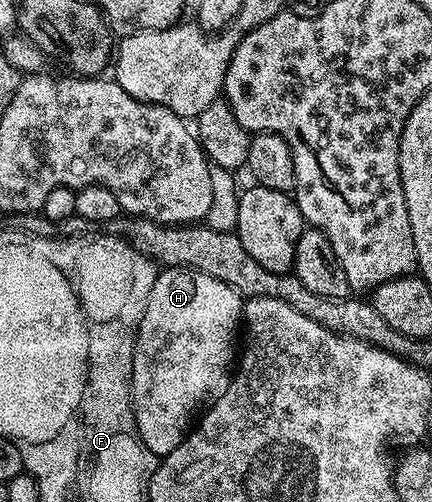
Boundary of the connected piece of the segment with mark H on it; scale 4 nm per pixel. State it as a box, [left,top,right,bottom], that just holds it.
[133,267,243,459]

